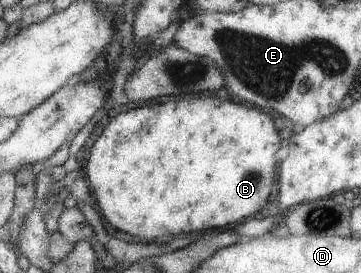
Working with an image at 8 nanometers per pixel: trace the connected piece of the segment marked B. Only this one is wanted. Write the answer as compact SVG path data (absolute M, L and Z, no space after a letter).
M203 93L198 95L189 95L187 99L179 101L168 100L165 103L138 106L131 111L119 113L115 115L105 129L99 135L96 135L91 147L85 173L87 174L87 183L89 189L93 193L95 203L101 211L105 221L109 225L113 225L118 231L124 231L139 237L146 242L165 242L173 236L193 233L193 231L206 231L207 229L219 229L231 223L241 222L241 219L249 218L255 211L259 211L259 207L263 207L263 203L267 201L269 193L271 193L271 185L273 185L273 153L275 149L279 149L279 135L273 127L273 121L267 113L259 111L259 108L245 107L239 103L225 99L219 94Z

